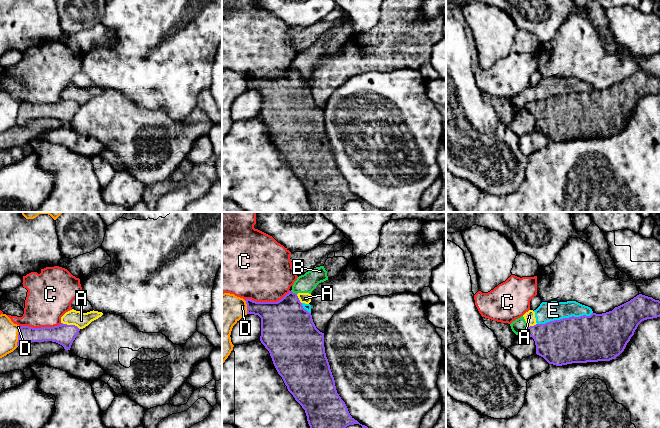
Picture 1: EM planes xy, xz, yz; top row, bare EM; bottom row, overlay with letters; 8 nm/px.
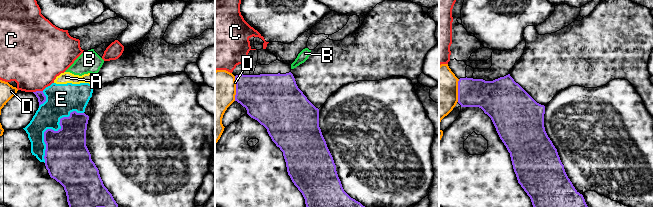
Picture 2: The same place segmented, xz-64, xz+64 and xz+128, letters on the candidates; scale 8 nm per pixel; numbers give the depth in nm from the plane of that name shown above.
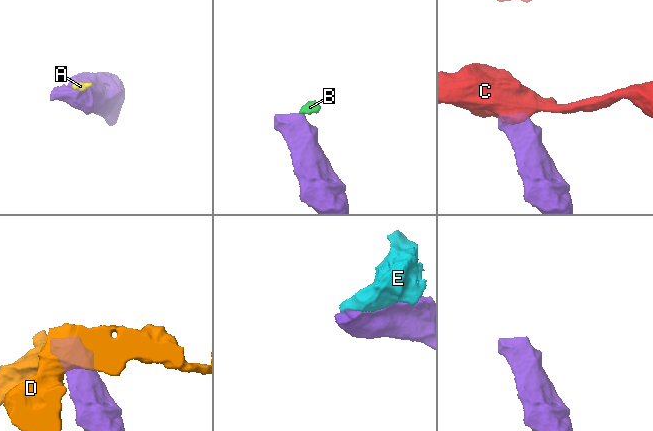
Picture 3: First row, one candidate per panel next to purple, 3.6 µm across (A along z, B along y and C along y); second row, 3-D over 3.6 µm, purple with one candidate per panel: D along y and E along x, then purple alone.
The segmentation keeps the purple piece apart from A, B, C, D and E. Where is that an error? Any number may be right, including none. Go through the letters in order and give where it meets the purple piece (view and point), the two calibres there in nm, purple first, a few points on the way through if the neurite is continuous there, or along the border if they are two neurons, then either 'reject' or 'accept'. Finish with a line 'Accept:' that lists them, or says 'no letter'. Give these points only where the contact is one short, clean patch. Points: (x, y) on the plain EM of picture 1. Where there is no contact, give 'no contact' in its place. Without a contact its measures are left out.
A: contact xy (70, 101); calibres 170 and 120 nm; border xy (61, 98), (67, 101), (75, 101), (79, 105); reject
B: contact xz (294, 69); calibres 380 and 160 nm; border xz (291, 66), (296, 70); reject
C: contact xz (267, 78); calibres 400 and 480 nm; border xz (289, 66), (276, 77), (245, 76); reject
D: contact xy (18, 113); calibres 140 and 150 nm; border xy (20, 103), (17, 122); reject
E: contact yz (564, 94); calibres 380 and 160 nm; reject
Accept: no letter

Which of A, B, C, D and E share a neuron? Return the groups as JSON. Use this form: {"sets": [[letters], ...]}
{"sets": [["A", "B", "E"], ["C"], ["D"]]}

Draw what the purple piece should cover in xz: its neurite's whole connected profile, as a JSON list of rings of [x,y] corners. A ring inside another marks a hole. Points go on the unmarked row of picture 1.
[[[289,67],[277,78],[256,78],[246,75],[247,90],[261,94],[260,117],[269,127],[273,140],[282,153],[288,167],[305,186],[307,197],[314,212],[344,212],[342,207],[349,201],[362,202],[364,212],[383,212],[367,202],[360,200],[349,189],[345,178],[337,169],[335,156],[325,129],[324,109],[320,108],[312,95],[311,89],[305,86],[296,69]]]

